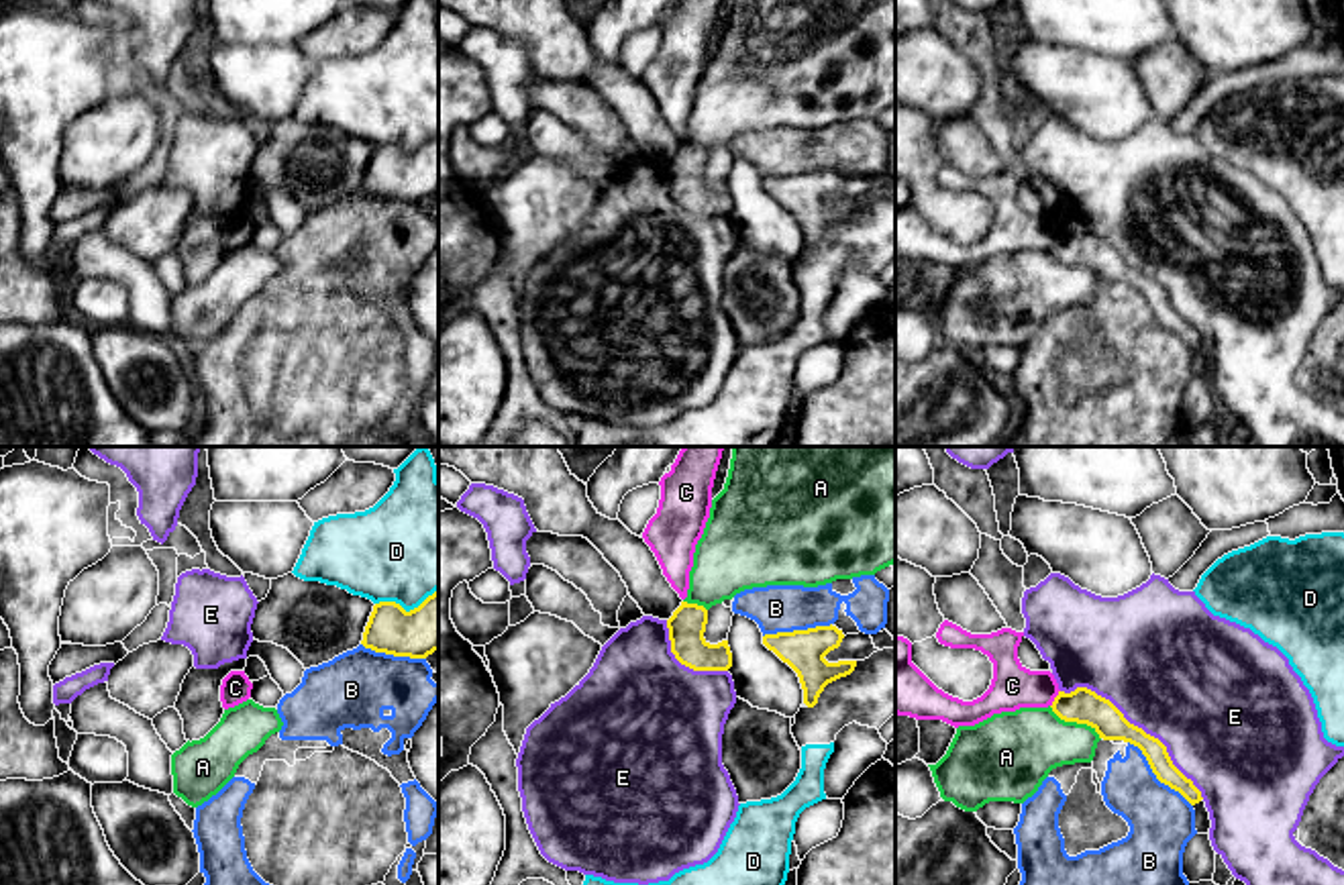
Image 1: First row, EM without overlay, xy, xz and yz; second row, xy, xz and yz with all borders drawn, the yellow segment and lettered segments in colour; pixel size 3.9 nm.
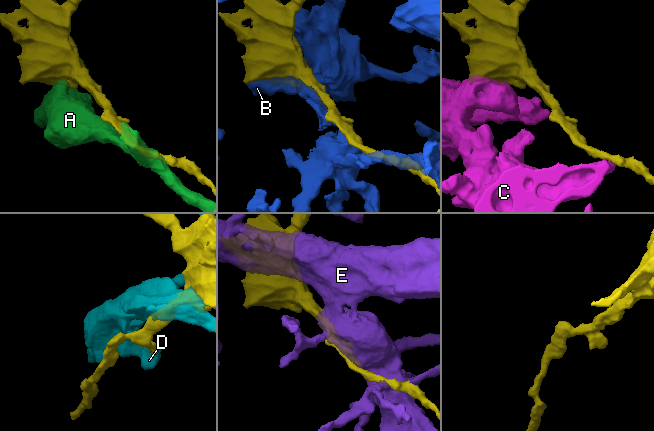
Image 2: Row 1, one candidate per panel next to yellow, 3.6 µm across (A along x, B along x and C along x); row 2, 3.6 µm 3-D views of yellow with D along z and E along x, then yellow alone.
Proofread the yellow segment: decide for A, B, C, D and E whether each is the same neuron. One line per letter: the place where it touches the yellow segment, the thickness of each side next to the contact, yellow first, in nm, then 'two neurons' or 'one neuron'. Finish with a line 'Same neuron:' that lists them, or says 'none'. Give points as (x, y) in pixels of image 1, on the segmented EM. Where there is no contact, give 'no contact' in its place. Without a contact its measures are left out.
A: yz (1075, 720) | 140/300 nm | two neurons
B: yz (1155, 773) | 110/260 nm | two neurons
C: yz (1055, 698) | 140/170 nm | two neurons
D: xy (404, 610) | 200/420 nm | two neurons
E: yz (1136, 726) | 140/500 nm | two neurons
Same neuron: none

